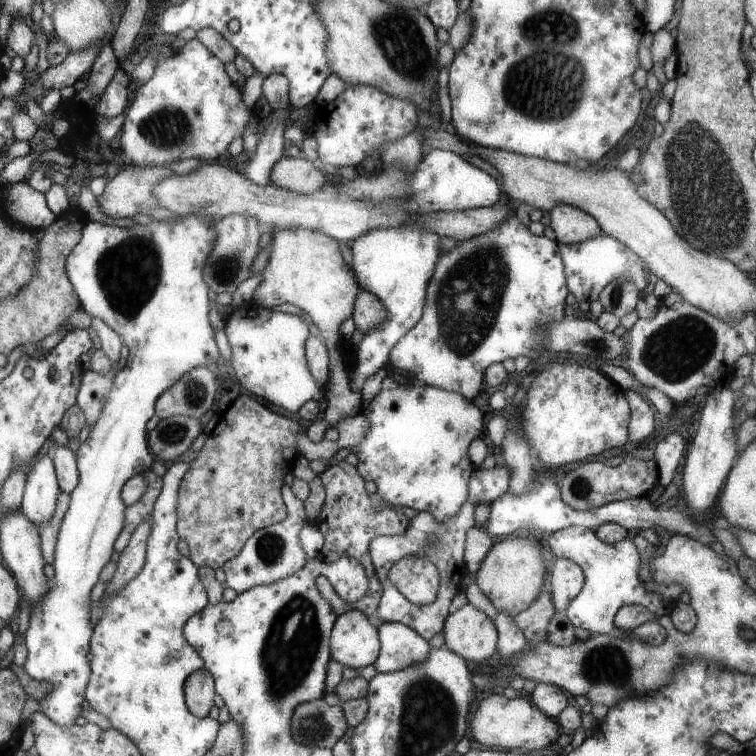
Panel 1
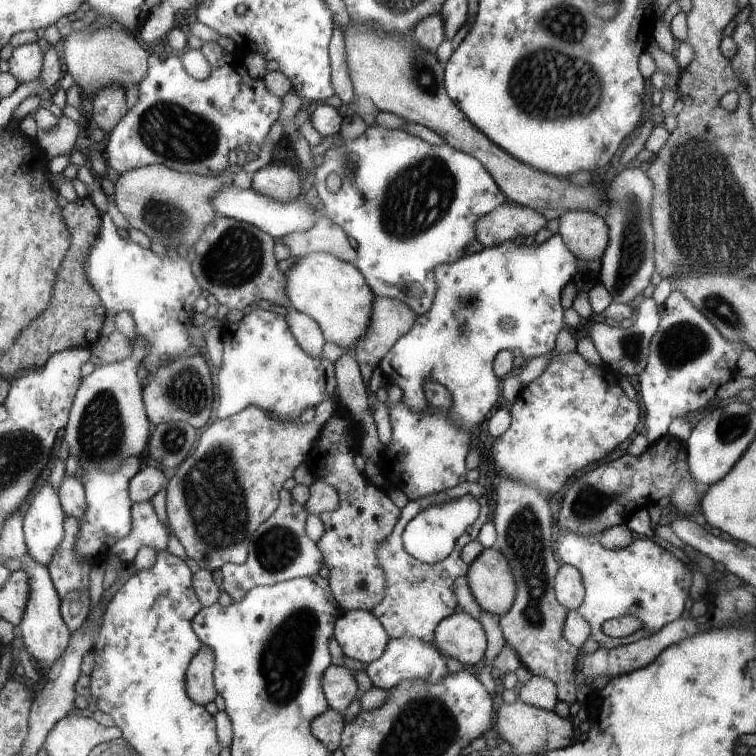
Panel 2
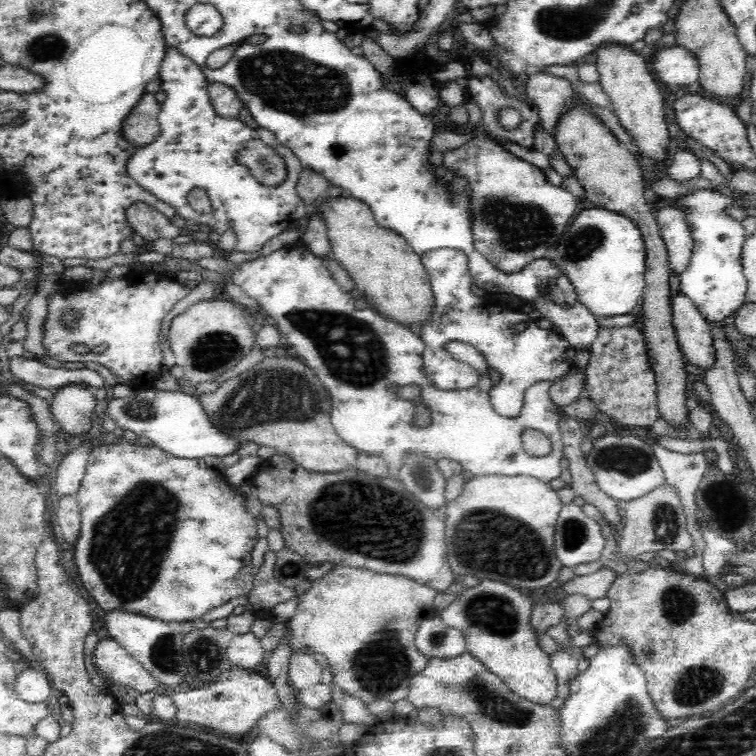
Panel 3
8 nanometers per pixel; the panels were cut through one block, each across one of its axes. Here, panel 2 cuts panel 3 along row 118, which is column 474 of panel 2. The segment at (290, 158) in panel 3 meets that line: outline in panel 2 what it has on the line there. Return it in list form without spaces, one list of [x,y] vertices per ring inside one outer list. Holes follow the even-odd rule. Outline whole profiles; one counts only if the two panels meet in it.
[[[369,125],[363,131],[363,134],[360,134],[357,138],[352,138],[351,140],[341,139],[339,146],[322,150],[321,163],[314,168],[312,173],[314,178],[313,186],[315,186],[318,197],[323,204],[321,213],[329,217],[347,236],[351,236],[357,243],[353,265],[365,277],[366,283],[370,285],[371,292],[375,296],[395,297],[403,304],[406,304],[416,316],[429,311],[431,303],[434,302],[434,294],[438,284],[434,277],[433,267],[435,268],[439,263],[449,264],[461,258],[465,247],[474,239],[475,223],[478,223],[479,217],[494,211],[498,206],[506,204],[504,203],[506,196],[502,193],[502,189],[495,184],[493,177],[486,171],[486,167],[475,157],[469,156],[451,145],[445,143],[429,144],[427,141],[421,140],[419,137],[406,133],[401,129],[386,129],[379,125]],[[329,172],[335,172],[340,178],[341,184],[335,193],[328,192],[325,187],[325,177]]]

